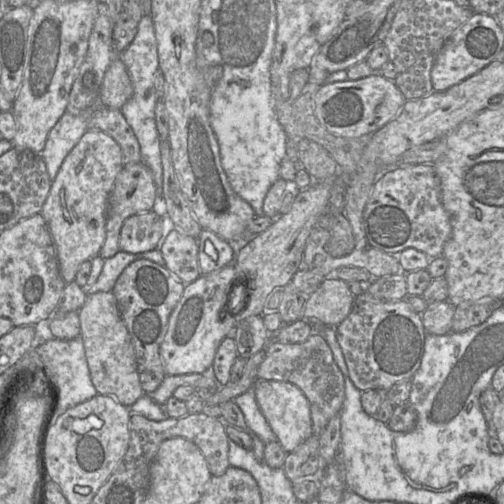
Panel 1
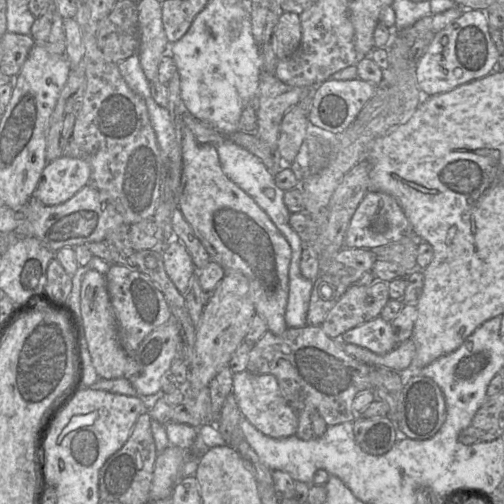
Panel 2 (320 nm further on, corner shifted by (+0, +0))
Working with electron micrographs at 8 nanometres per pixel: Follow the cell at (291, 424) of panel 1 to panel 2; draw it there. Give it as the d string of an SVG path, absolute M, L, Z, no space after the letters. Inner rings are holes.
M248 370L233 375L232 394L241 415L264 435L280 439L296 435L298 419L283 398L277 379L272 374L253 374Z

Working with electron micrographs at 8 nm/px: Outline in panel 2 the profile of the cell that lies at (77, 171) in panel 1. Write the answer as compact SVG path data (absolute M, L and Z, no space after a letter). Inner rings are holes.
M62 155L45 166L34 198L48 206L61 204L86 186L90 175L87 161Z

